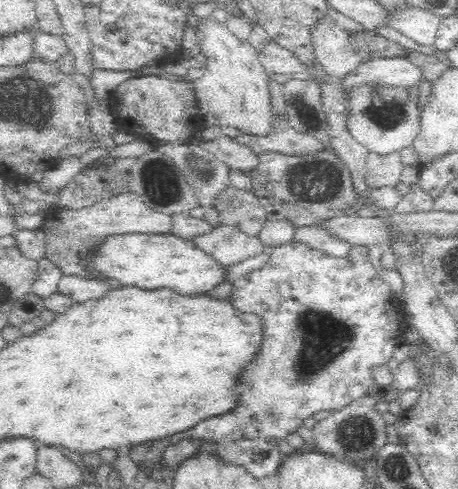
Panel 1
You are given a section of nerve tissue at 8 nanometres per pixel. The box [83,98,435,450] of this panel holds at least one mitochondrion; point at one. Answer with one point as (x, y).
(324, 339)

